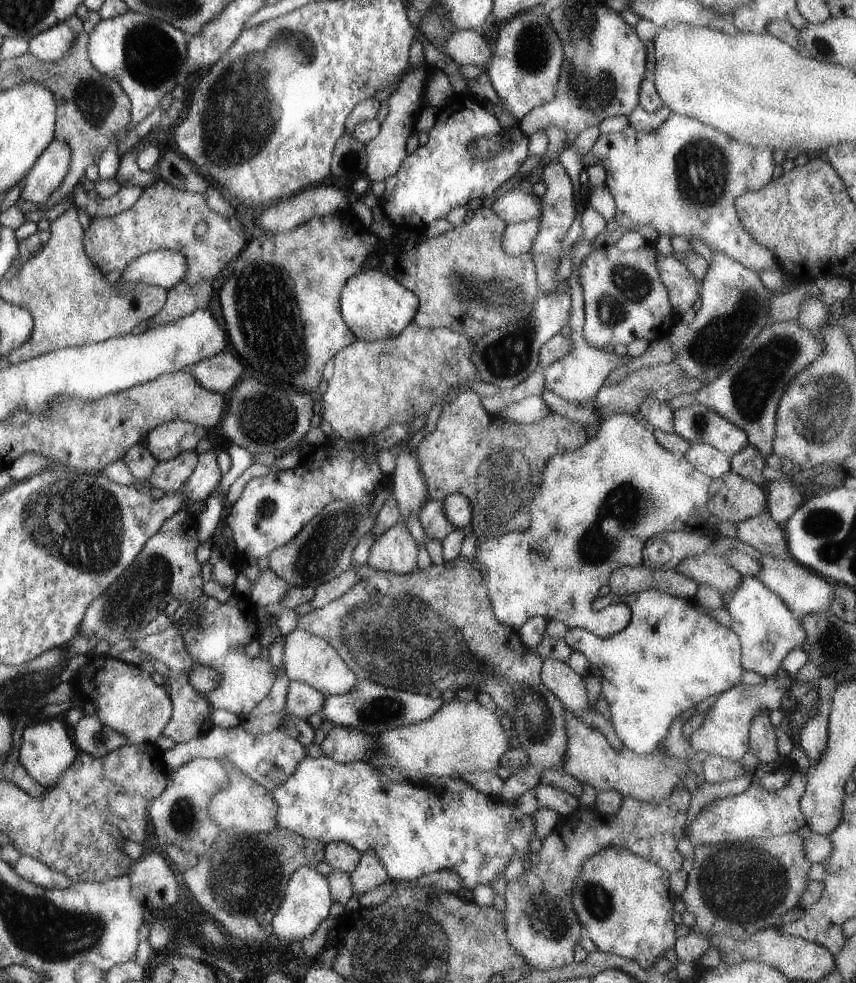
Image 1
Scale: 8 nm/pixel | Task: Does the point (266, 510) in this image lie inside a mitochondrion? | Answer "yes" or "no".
yes

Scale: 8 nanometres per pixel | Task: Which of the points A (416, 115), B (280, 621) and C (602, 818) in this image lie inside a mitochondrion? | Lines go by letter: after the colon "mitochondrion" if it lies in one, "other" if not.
A: other
B: other
C: other

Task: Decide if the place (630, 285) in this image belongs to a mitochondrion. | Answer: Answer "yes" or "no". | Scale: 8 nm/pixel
yes

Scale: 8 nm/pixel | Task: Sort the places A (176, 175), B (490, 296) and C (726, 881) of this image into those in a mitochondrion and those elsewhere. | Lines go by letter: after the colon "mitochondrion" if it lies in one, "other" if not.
A: other
B: mitochondrion
C: mitochondrion

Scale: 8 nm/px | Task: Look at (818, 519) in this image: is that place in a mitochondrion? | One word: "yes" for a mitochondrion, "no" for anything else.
yes

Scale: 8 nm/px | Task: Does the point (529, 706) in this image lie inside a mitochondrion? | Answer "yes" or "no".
yes

